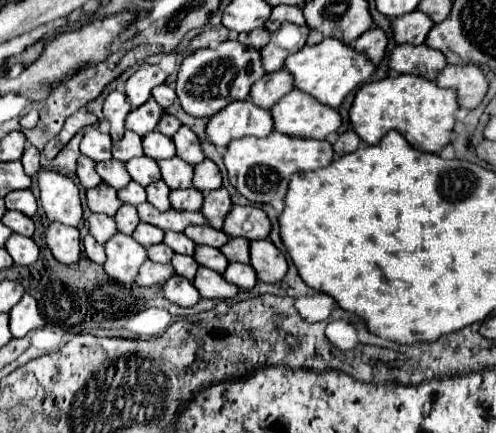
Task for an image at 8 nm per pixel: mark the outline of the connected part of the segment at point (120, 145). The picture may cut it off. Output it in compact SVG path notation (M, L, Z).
M127 131L121 141L113 143L111 153L113 153L113 159L117 159L121 163L127 163L133 157L141 157L143 155L143 151L141 151L141 137Z

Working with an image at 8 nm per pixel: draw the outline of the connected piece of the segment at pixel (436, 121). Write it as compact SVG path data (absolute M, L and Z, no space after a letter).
M397 75L363 85L349 107L349 123L367 145L379 143L387 131L395 129L413 149L439 153L451 139L457 109L457 95L453 91L441 89L433 81L417 79L417 75Z

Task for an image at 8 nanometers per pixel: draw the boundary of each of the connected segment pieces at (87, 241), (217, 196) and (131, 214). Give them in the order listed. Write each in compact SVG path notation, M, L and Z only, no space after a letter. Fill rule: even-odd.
M85 235L83 247L85 247L85 255L87 255L91 261L95 261L95 263L99 263L99 265L105 263L105 251L103 251L103 245L99 245L91 235Z
M221 187L221 189L217 189L217 191L205 193L203 199L205 199L205 201L203 201L203 207L201 207L203 217L207 219L207 223L209 223L211 227L221 229L225 215L227 215L227 213L231 211L231 207L233 207L233 203L231 203L231 199L229 199L229 193Z
M121 205L117 215L115 215L115 223L117 223L117 231L123 235L131 235L135 231L135 227L139 225L139 215L135 207L129 205Z

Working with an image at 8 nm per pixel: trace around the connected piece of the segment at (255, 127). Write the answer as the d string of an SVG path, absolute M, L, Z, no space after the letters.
M247 99L241 103L229 103L229 107L213 115L205 127L205 133L215 147L227 147L229 141L239 137L267 137L271 129L273 119L269 119L269 111L253 107Z

